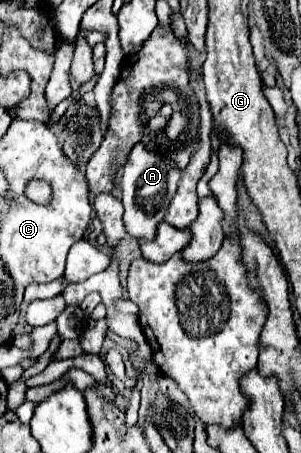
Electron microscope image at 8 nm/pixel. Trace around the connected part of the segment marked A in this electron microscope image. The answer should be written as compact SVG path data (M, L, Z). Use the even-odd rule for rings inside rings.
M144 141L136 143L124 165L124 175L120 181L122 187L122 205L124 205L124 225L130 237L134 239L152 239L156 225L164 219L164 213L178 189L180 169L162 153L156 153L146 147Z

